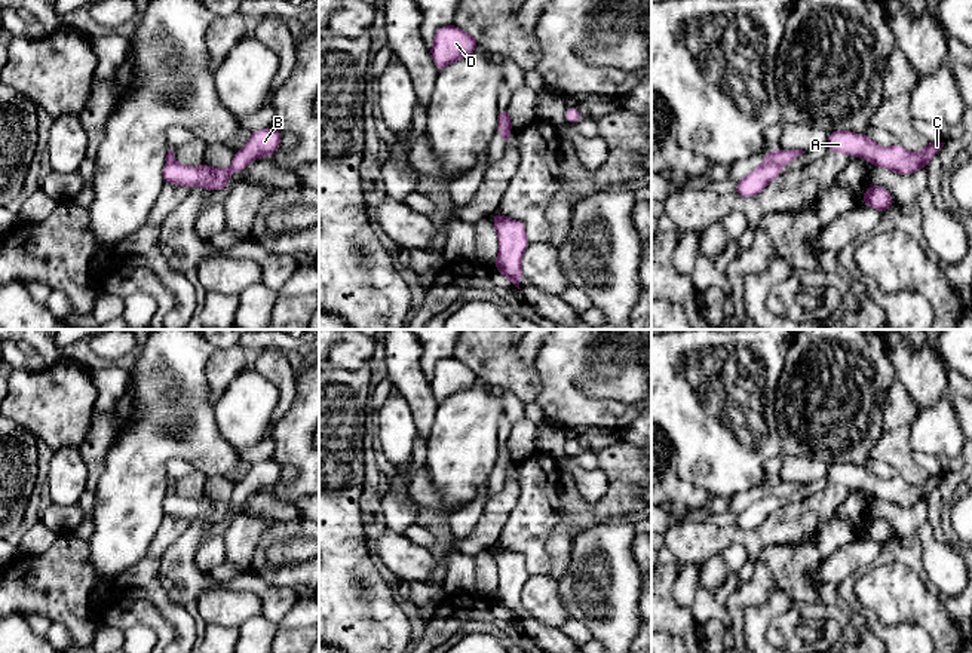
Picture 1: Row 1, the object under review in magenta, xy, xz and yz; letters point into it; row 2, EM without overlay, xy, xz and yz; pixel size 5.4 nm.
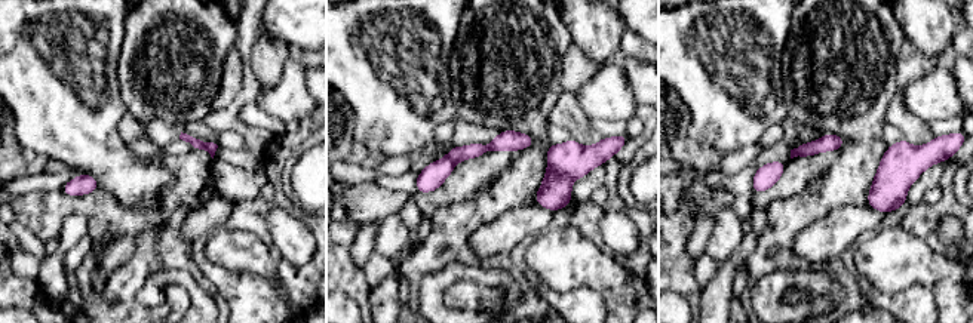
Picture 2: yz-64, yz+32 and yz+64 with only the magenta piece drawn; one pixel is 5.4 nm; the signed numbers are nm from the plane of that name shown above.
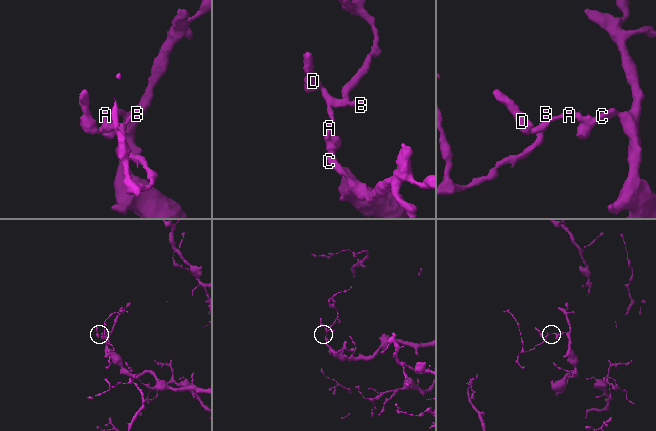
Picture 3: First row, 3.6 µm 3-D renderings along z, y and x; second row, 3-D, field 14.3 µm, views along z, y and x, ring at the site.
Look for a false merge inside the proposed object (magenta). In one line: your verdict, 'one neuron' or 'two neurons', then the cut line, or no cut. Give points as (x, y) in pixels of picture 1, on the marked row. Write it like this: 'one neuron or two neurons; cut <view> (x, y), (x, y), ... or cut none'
two neurons; cut yz (764, 159), (781, 166)

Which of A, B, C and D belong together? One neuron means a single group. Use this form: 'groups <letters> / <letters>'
groups A C / B D

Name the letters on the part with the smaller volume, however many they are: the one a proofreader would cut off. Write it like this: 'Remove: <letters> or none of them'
Remove: B, D

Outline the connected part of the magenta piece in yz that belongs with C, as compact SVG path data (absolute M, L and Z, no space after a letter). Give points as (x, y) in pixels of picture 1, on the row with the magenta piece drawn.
M833 131L825 147L834 153L861 156L871 166L886 168L901 175L910 175L920 168L926 168L929 160L939 153L945 142L929 142L919 151L910 153L899 142L883 148L879 147L870 135L859 135L847 131Z

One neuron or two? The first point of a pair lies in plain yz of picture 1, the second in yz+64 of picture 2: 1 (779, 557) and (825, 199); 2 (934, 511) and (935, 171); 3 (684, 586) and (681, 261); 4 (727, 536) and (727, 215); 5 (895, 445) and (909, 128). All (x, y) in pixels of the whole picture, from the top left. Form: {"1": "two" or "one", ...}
{"1": "one", "2": "two", "3": "two", "4": "two", "5": "one"}

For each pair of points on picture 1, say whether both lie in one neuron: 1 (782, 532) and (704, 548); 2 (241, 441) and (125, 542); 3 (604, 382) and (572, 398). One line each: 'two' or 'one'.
1: one
2: two
3: two

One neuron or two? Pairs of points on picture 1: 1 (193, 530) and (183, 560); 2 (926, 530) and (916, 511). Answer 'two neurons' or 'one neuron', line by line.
1: one neuron
2: two neurons

